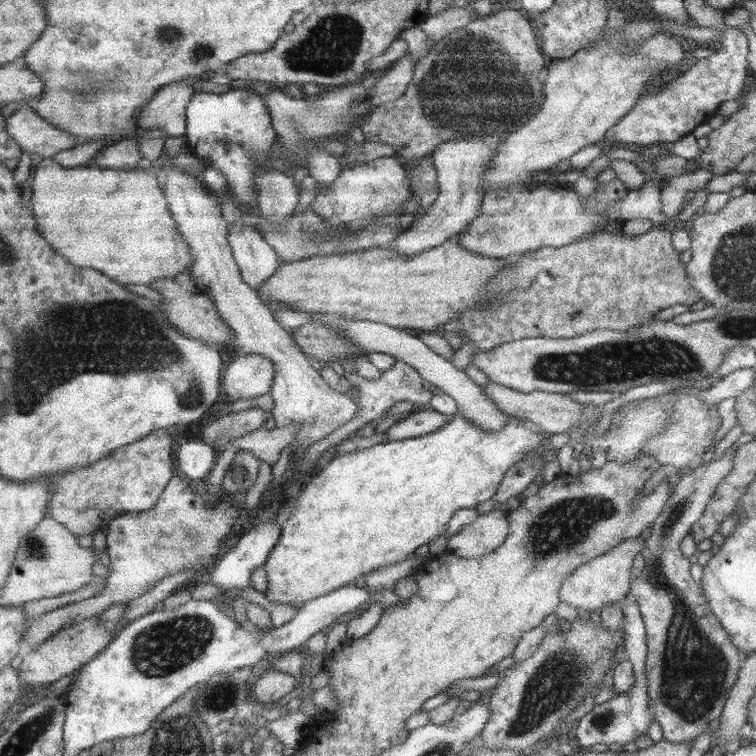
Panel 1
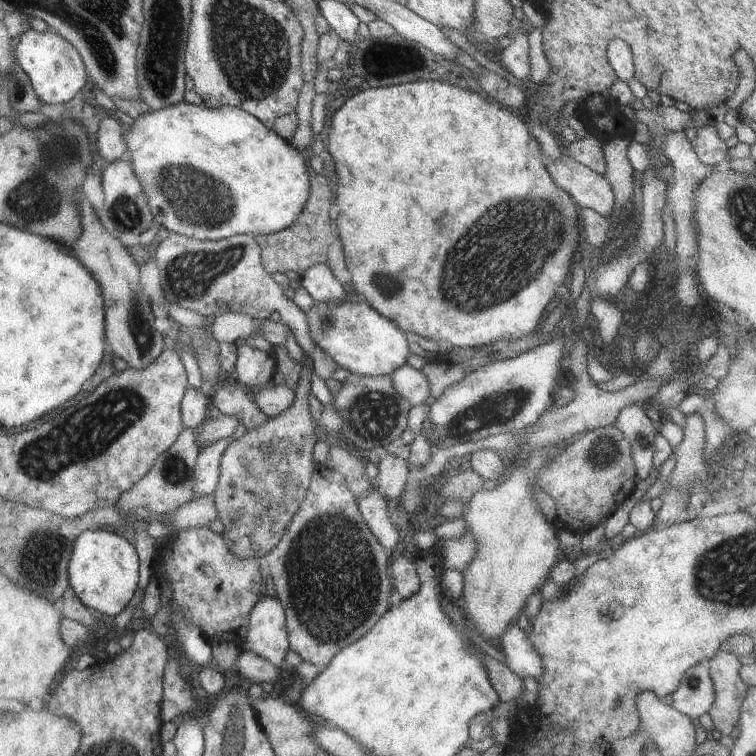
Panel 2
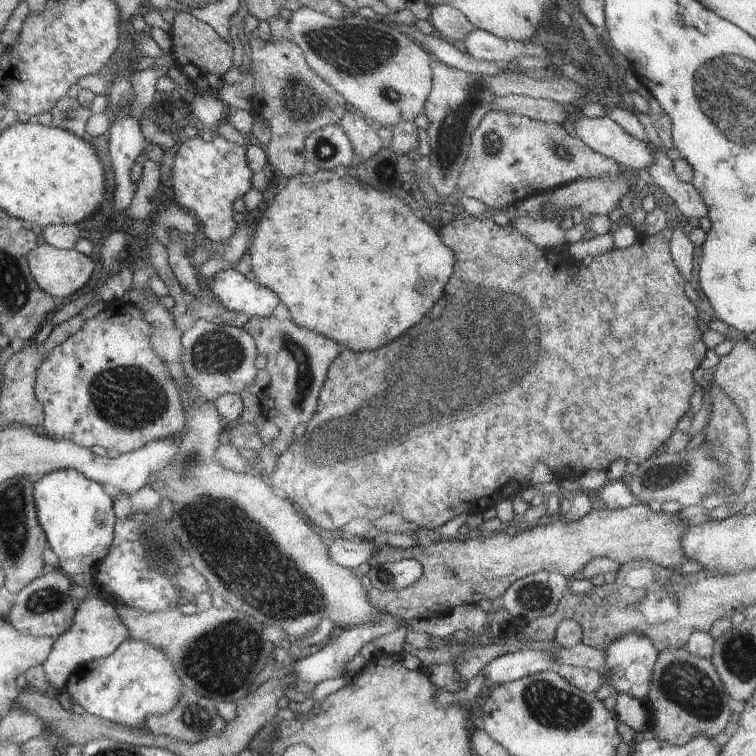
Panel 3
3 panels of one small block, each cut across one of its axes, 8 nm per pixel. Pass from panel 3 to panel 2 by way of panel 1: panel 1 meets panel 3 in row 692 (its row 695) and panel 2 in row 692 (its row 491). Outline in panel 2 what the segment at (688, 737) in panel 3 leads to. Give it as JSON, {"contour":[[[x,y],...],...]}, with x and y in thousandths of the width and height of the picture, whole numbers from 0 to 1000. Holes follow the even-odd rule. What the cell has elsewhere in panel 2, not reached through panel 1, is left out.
{"contour":[[[925,877],[905,889],[899,907],[889,917],[889,937],[910,950],[926,950],[942,937],[944,915],[944,902],[933,877]]]}

